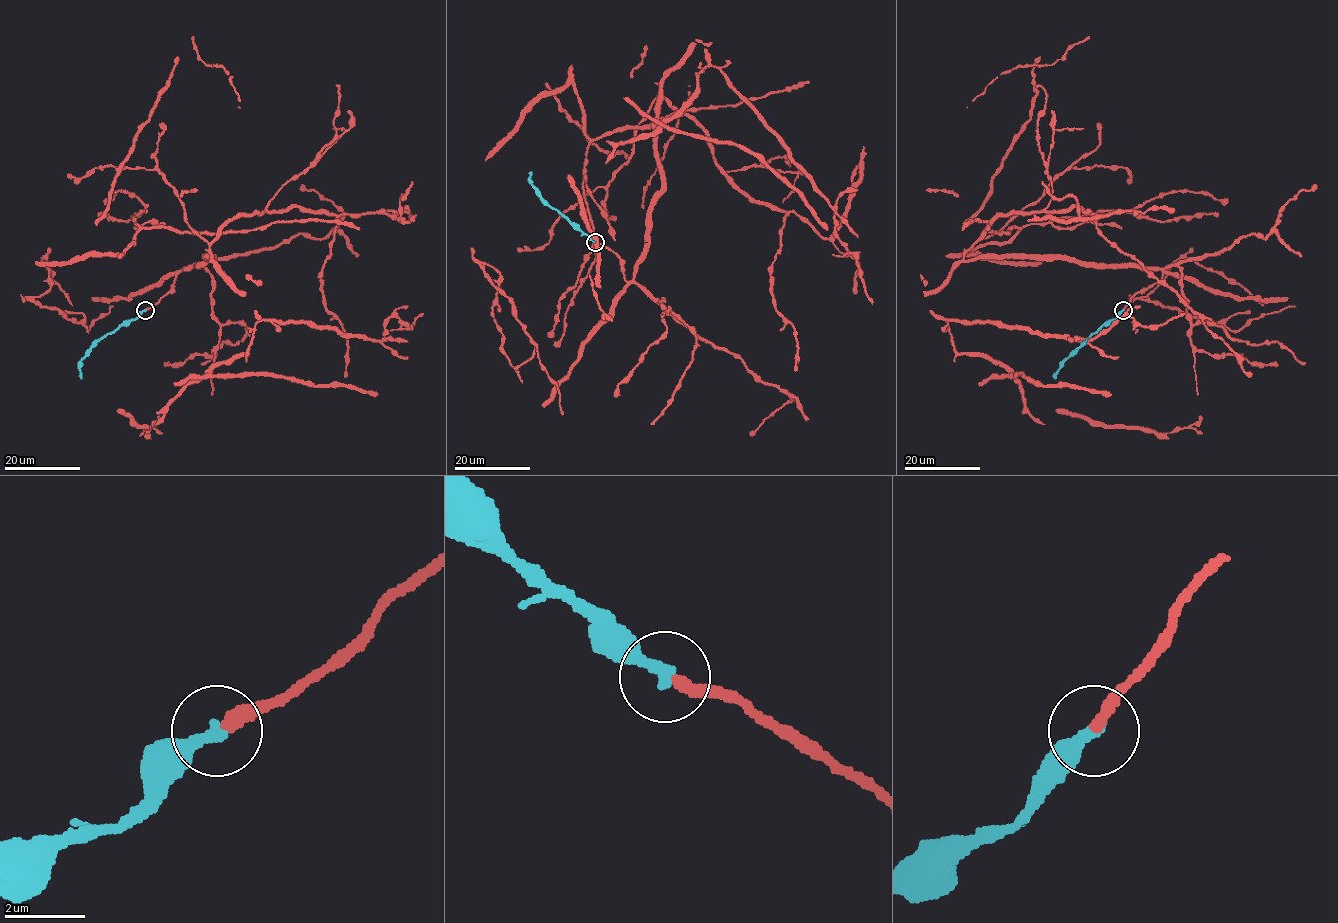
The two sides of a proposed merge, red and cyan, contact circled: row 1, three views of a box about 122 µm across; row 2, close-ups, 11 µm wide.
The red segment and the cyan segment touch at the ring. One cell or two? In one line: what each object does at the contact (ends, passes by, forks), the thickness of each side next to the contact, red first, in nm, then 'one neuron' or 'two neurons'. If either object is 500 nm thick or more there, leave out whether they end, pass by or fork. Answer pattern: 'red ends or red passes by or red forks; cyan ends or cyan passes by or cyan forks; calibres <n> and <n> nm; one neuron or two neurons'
red ends; cyan ends; calibres 280 and 360 nm; one neuron

